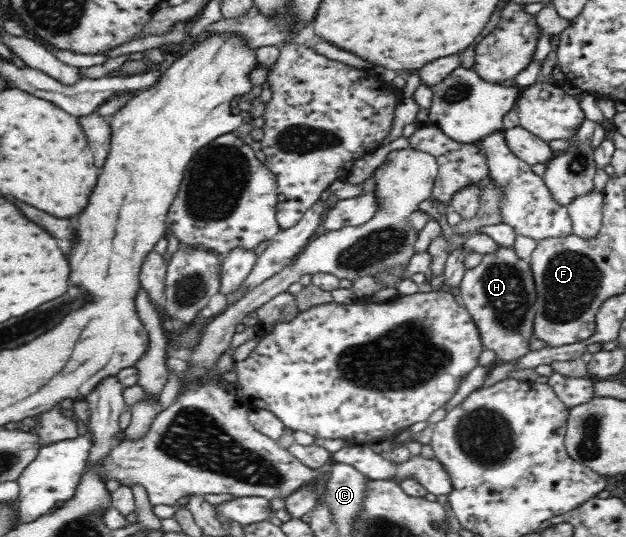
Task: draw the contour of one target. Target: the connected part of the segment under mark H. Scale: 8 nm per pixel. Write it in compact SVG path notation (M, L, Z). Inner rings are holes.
M500 247L495 255L484 255L483 259L476 267L464 269L465 273L460 283L459 300L460 304L471 316L479 337L481 337L481 346L483 350L495 354L495 364L511 363L526 355L531 349L531 341L534 335L534 319L536 309L534 303L536 300L536 289L528 261L520 259L515 249L512 247Z

